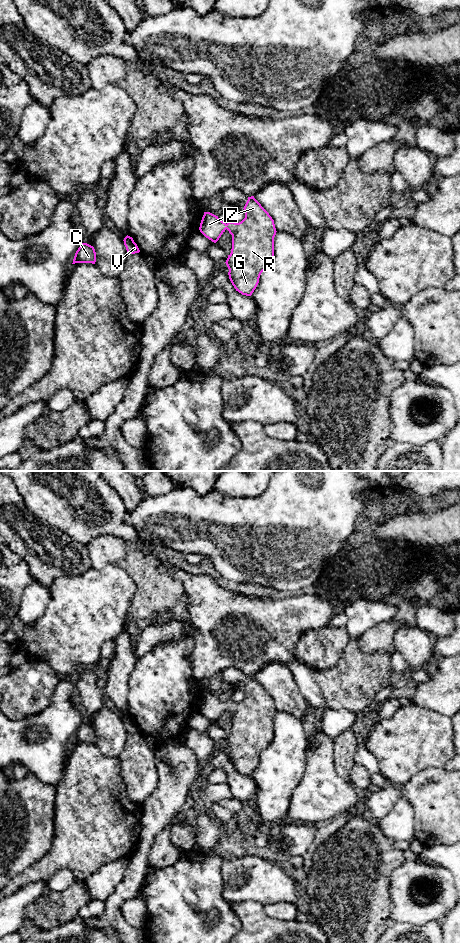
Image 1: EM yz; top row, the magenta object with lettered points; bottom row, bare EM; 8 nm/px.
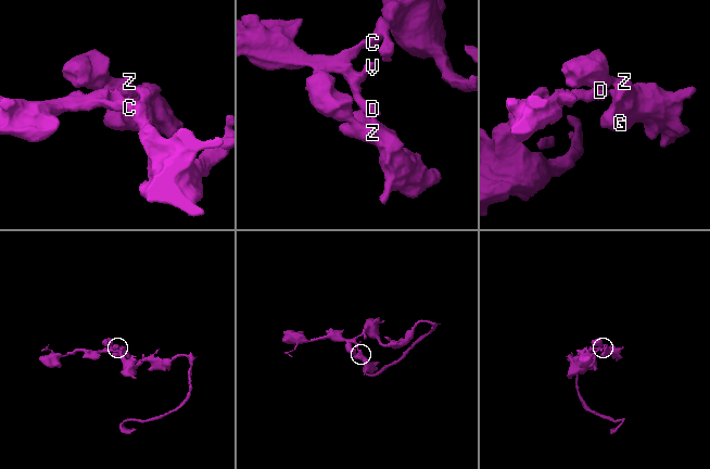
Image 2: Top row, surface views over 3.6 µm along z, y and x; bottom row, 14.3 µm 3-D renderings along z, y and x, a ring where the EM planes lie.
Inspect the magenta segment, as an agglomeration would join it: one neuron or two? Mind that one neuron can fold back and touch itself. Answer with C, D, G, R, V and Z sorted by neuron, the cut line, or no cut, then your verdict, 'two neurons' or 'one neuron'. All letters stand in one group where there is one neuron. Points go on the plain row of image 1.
groups C D G R V Z; cut none; one neuron

